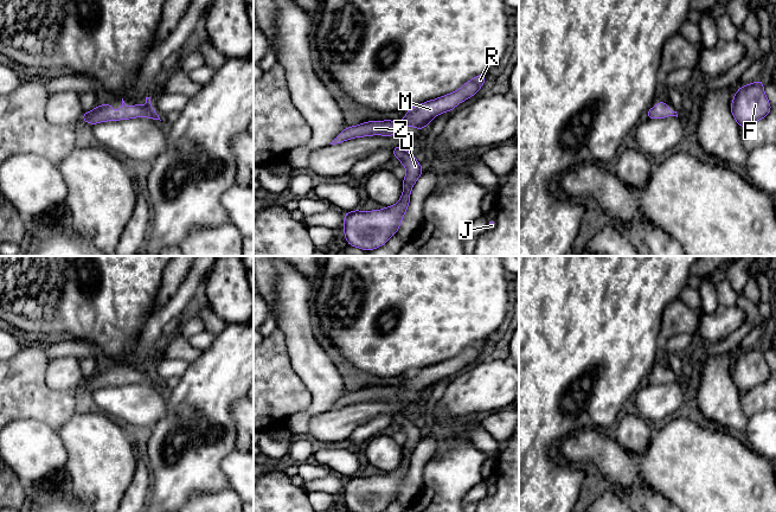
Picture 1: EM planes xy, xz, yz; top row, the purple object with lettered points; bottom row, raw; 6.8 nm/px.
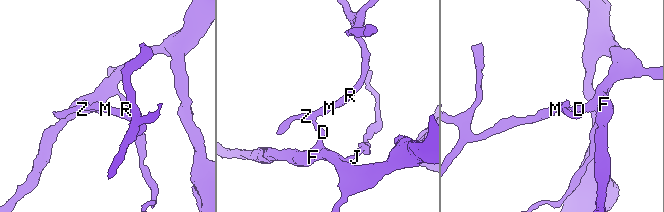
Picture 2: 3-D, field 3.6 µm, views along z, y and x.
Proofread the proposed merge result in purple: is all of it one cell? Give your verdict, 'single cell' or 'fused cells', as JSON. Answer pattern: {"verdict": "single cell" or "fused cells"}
{"verdict": "single cell"}

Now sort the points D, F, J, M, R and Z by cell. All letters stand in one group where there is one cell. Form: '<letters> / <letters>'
D F J M R Z

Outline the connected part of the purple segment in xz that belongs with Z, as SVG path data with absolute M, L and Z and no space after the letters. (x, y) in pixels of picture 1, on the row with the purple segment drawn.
M480 73L451 94L447 94L438 98L427 101L410 108L405 113L405 117L402 121L390 121L387 119L385 121L368 121L353 127L346 127L331 142L331 145L341 143L353 137L364 137L372 135L393 137L396 135L396 129L406 126L411 126L416 129L423 130L437 115L445 111L453 111L456 105L474 96L483 85L486 77L487 73Z

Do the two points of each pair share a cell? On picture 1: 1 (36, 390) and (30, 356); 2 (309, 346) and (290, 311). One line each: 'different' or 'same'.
1: same
2: same

